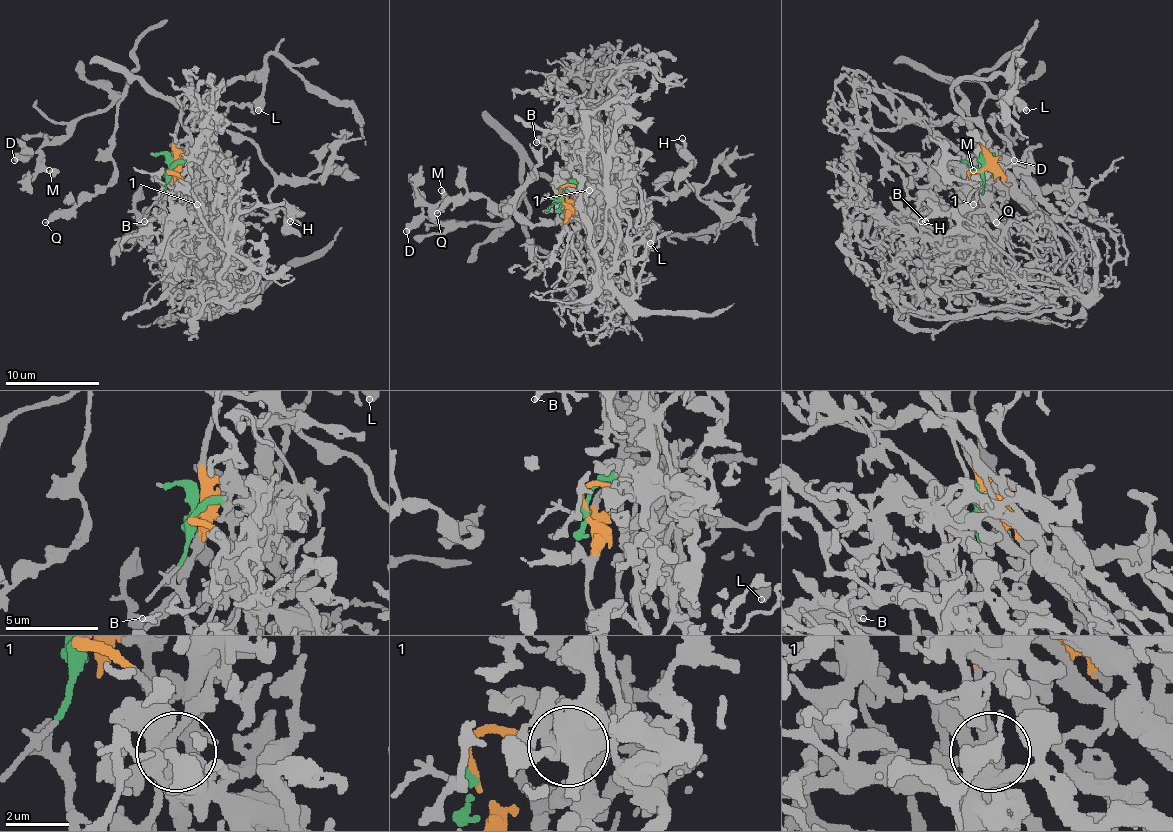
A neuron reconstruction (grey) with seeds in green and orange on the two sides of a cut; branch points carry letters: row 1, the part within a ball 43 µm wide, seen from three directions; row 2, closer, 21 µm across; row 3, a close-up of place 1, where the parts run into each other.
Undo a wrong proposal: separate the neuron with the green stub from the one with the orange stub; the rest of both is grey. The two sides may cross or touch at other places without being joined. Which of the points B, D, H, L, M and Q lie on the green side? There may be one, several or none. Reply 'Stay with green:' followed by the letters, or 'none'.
Stay with green: B

